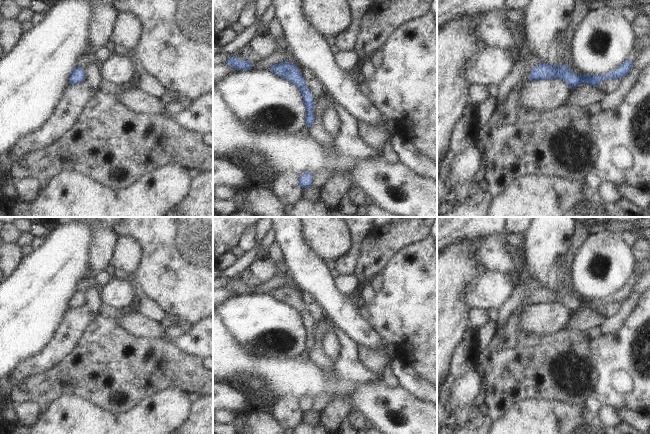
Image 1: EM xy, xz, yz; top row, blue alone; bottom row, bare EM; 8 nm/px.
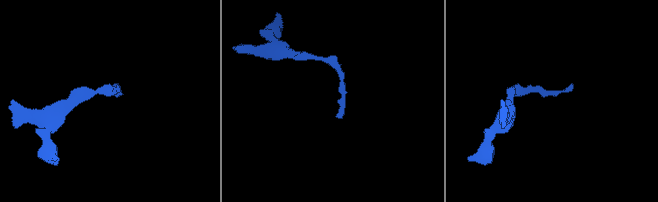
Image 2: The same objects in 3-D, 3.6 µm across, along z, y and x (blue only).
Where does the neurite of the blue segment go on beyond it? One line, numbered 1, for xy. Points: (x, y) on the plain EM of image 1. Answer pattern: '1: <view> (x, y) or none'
1: none

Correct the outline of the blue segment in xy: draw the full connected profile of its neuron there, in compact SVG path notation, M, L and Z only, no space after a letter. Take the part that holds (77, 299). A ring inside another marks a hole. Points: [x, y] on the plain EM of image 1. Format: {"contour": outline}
{"contour": "M75 291L69 301L69 307L75 309L85 304L84 292Z"}

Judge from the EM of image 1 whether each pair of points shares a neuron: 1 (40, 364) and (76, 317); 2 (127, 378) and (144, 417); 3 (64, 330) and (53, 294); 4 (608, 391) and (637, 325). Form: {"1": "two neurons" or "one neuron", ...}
{"1": "one neuron", "2": "two neurons", "3": "two neurons", "4": "one neuron"}

